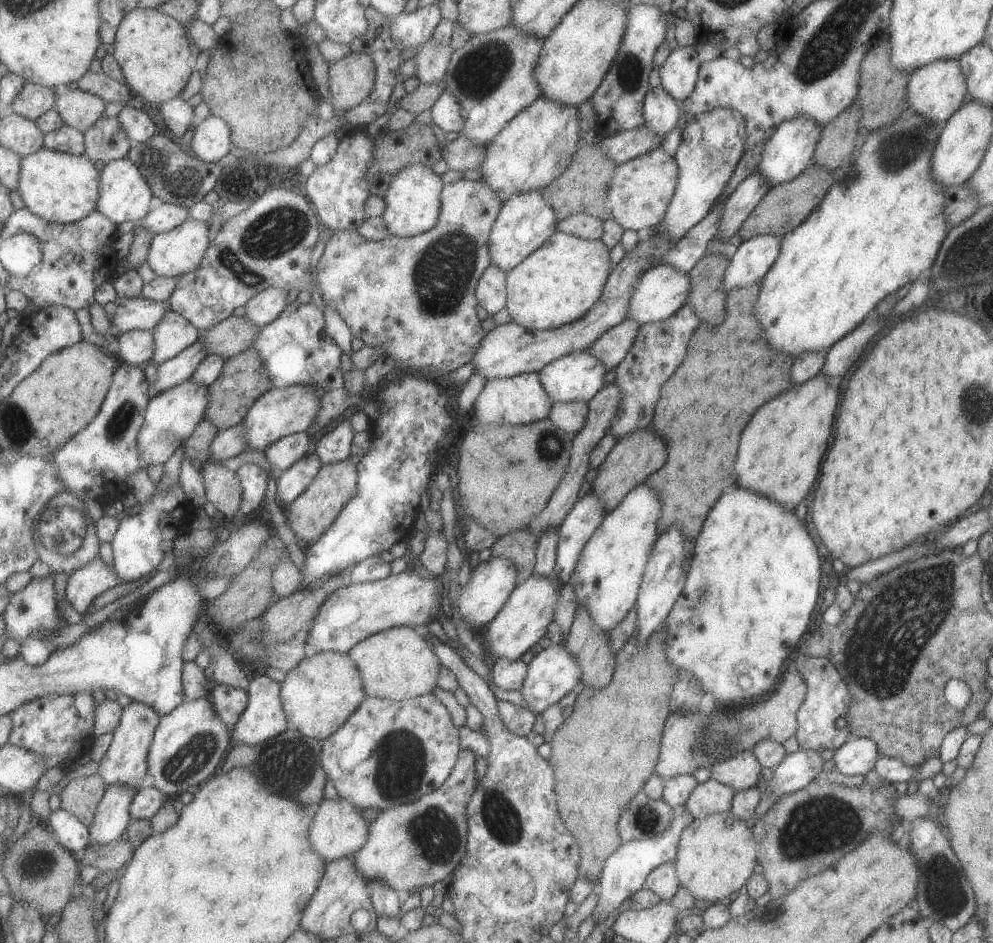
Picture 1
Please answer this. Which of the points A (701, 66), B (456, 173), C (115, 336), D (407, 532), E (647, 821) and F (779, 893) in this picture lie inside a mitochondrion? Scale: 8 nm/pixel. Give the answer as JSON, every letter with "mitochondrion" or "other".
{"A":"other","B":"other","C":"other","D":"other","E":"mitochondrion","F":"other"}

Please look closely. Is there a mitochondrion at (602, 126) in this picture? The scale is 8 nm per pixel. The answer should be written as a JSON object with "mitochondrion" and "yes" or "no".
{"mitochondrion":"no"}

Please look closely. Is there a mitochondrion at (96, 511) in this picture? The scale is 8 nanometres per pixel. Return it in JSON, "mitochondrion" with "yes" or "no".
{"mitochondrion":"no"}

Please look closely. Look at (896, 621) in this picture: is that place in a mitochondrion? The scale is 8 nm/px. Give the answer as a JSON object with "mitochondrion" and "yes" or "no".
{"mitochondrion":"yes"}

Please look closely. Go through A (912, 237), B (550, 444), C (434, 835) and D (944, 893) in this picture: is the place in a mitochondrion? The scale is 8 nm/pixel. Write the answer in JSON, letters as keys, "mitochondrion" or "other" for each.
{"A":"other","B":"mitochondrion","C":"mitochondrion","D":"mitochondrion"}

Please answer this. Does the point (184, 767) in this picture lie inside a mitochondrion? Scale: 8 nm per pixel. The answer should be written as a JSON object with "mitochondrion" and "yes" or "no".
{"mitochondrion":"yes"}

